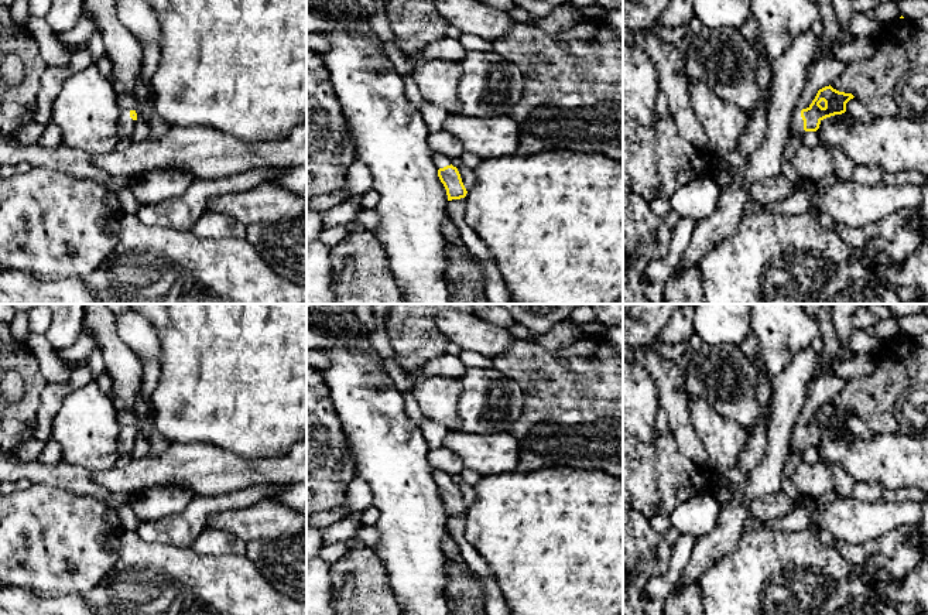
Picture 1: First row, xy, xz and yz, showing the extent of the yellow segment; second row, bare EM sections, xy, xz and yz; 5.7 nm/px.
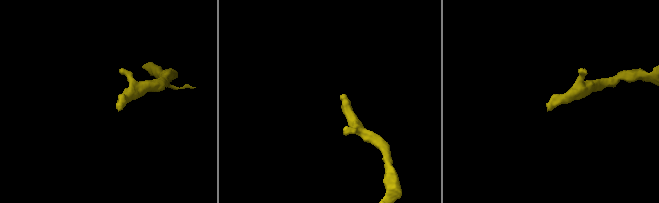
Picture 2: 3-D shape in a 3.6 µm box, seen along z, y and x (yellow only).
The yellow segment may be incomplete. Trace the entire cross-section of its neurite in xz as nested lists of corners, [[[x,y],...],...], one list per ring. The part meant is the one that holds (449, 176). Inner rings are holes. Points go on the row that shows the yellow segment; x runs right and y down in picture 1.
[[[434,153],[432,157],[438,168],[438,177],[446,189],[448,201],[465,198],[468,191],[458,168],[452,165],[452,158],[439,153]]]

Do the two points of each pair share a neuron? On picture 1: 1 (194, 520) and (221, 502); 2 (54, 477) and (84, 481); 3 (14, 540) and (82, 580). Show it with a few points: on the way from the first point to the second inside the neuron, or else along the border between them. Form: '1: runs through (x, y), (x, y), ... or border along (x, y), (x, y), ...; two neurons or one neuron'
1: runs through (201, 513), (213, 504); one neuron
2: runs through (61, 477), (76, 479); one neuron
3: runs through (30, 553), (43, 553), (65, 574); one neuron

